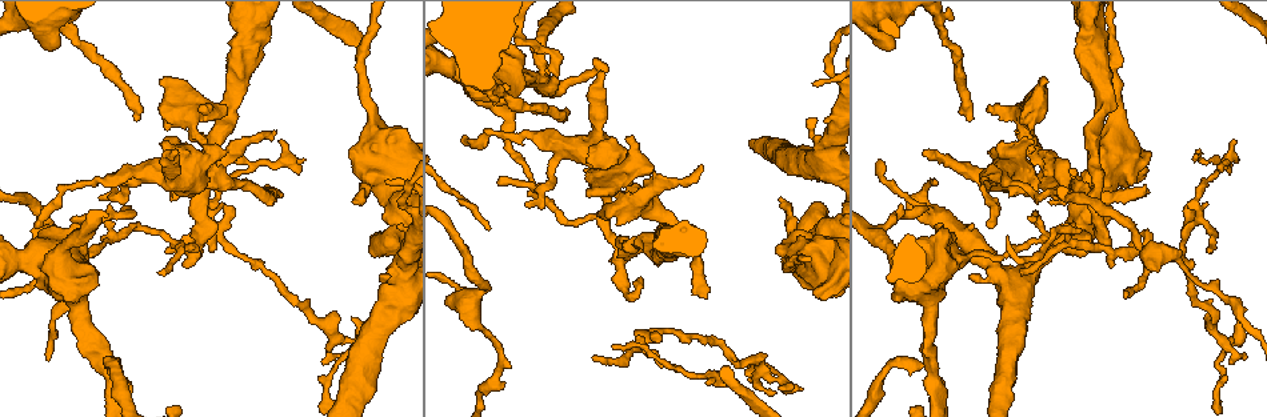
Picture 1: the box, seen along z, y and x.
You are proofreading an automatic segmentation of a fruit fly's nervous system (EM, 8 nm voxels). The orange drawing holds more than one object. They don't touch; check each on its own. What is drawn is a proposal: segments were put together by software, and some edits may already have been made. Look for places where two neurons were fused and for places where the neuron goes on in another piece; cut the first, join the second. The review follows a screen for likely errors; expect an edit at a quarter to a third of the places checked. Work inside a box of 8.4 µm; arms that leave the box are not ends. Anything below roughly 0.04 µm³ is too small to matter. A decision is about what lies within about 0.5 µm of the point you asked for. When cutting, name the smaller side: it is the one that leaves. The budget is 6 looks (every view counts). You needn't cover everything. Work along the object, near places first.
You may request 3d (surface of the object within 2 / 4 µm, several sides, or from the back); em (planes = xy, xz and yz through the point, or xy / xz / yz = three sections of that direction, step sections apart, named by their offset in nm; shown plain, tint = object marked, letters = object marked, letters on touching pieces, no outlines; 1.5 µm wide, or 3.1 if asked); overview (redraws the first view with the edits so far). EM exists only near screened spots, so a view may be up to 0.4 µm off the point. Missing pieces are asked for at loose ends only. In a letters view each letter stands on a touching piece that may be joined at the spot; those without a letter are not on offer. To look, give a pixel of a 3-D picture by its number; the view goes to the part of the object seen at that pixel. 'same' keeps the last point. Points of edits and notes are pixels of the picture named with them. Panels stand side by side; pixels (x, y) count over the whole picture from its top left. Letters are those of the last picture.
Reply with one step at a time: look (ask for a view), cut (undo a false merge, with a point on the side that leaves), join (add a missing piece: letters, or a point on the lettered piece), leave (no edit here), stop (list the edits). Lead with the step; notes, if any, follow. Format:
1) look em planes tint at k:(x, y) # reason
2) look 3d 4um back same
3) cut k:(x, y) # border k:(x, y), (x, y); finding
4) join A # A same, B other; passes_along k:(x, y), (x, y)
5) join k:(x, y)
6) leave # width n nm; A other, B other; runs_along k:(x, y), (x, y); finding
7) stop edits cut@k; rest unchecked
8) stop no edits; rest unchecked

look em planes letters at 1:(1147, 189) # branch stops here

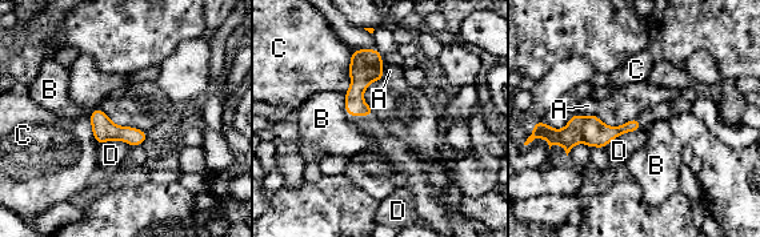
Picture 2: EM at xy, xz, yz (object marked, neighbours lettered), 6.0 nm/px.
leave # A other, B other, C other, D other; runs_along 2:(636, 124), (614, 132), (558, 133); none of them fits

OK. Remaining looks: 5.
look 3d 2um back at 1:(600, 73)

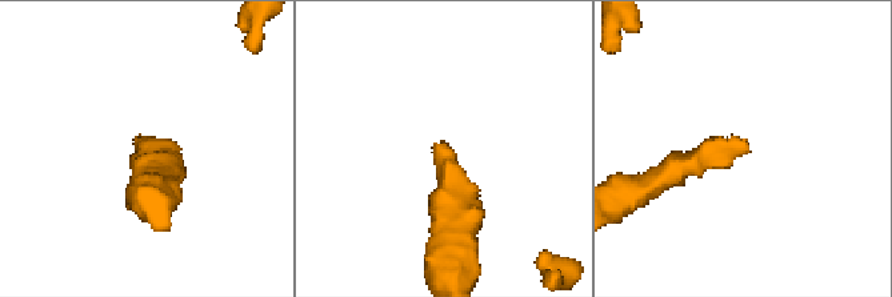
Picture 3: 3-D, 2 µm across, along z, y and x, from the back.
look em planes letters at 3:(748, 146)

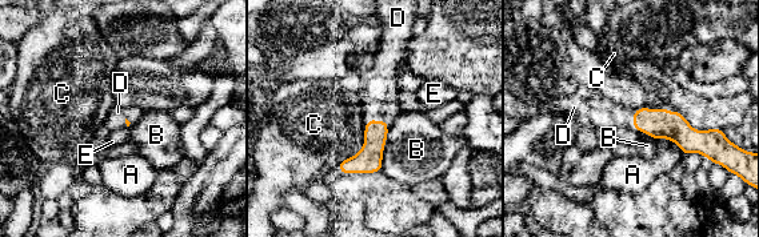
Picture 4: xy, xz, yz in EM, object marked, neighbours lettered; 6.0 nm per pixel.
join D # A other, B other, C other, D same, E other; passes_along 4:(368, 160), (371, 119), (378, 81); it goes on there

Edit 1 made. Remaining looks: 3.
look overview # redraw

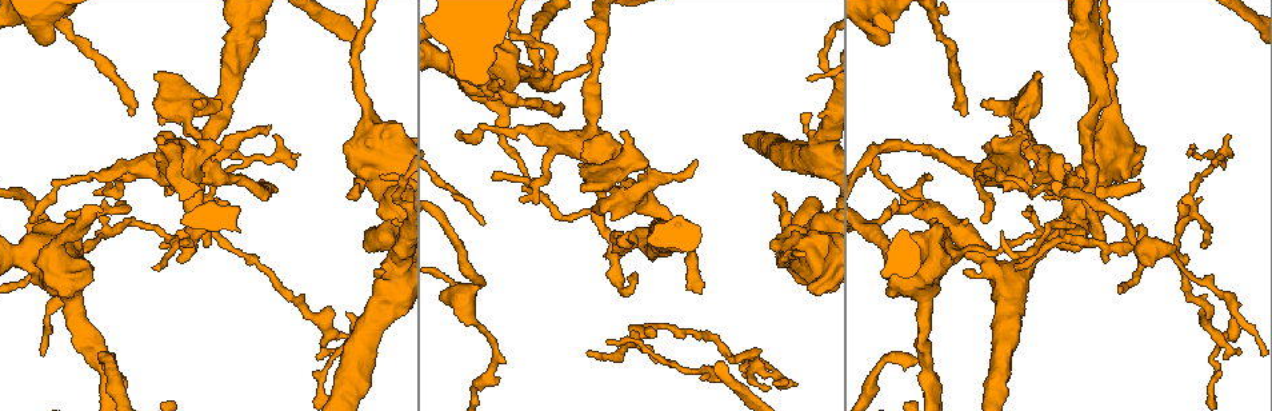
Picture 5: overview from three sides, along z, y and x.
look em planes letters at 5:(164, 135) # stops while still wide

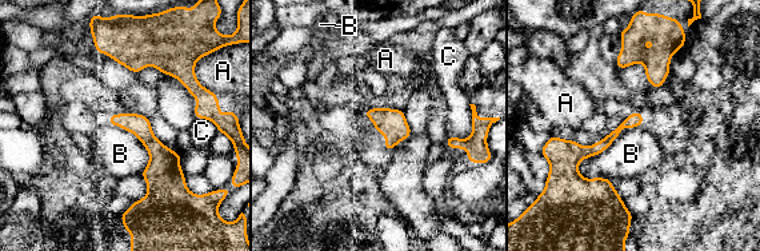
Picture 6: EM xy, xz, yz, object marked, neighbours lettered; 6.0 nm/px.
leave # A other, B other, C other; no lettered piece goes on from it

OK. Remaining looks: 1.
stop edits join@4; rest unchecked

